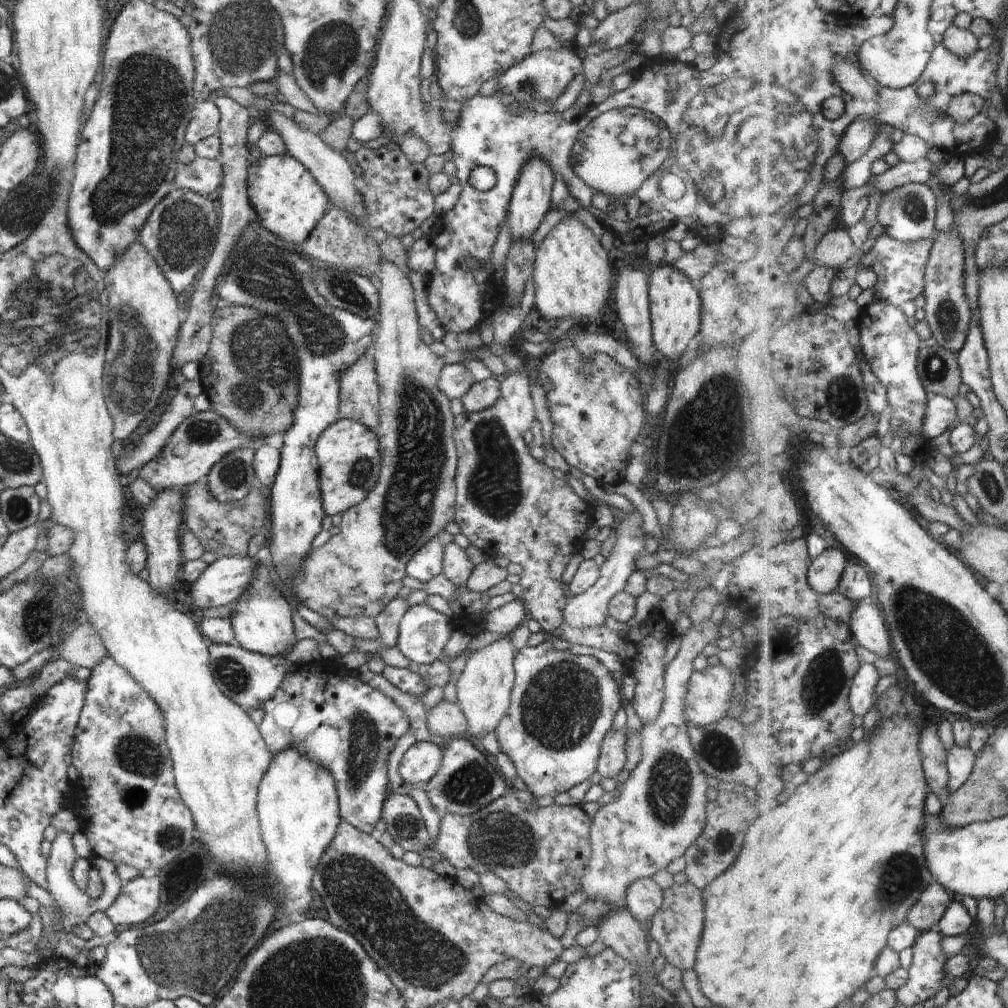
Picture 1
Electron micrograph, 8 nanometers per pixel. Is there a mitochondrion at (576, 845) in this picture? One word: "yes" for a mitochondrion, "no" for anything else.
no

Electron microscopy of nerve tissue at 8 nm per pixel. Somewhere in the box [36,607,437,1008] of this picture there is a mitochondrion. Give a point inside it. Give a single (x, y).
(194, 954)

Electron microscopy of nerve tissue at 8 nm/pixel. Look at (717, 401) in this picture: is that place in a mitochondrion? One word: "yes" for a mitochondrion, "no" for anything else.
yes

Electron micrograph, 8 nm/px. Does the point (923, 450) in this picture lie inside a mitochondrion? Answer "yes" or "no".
no

